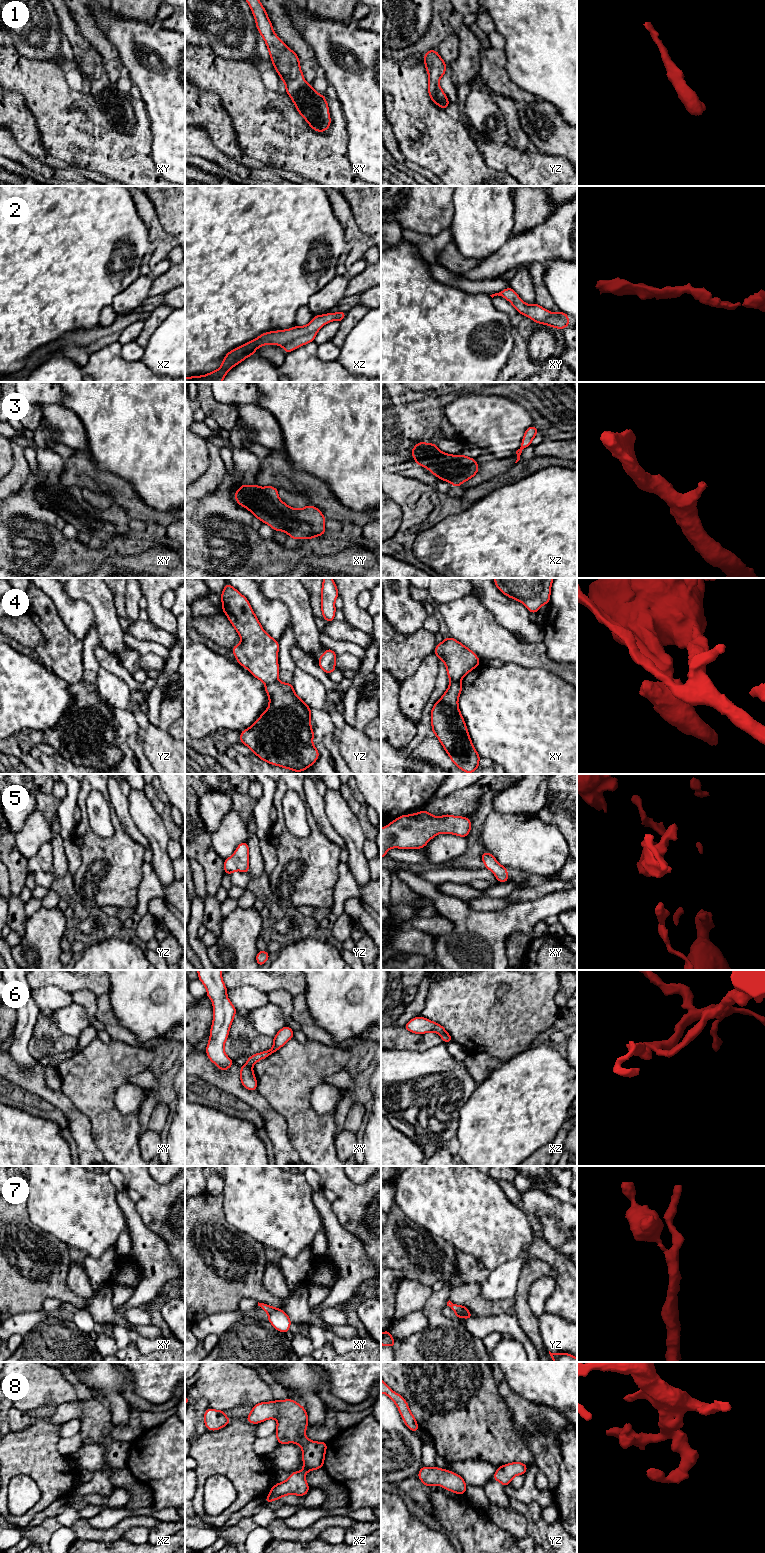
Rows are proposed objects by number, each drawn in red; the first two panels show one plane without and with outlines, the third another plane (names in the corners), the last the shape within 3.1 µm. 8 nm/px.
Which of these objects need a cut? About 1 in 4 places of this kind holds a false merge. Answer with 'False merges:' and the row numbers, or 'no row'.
False merges: 4, 6

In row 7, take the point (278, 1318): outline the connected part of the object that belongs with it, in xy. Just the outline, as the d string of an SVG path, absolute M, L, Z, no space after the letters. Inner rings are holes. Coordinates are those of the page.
M259 1302L258 1306L260 1306L263 1309L263 1311L268 1313L267 1320L272 1324L272 1326L276 1330L284 1334L289 1331L292 1322L289 1316L282 1309L278 1309L273 1306Z

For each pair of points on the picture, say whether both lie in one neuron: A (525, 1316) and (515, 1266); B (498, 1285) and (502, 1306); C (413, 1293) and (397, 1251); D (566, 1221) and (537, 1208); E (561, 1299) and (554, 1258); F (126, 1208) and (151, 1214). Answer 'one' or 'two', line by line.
A: two
B: two
C: two
D: one
E: one
F: two

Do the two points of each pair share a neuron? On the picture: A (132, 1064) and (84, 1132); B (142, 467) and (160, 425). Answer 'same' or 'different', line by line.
A: different
B: same

